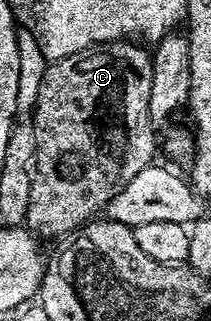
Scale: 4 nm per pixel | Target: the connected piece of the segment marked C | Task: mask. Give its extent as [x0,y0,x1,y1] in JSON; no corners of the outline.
[25,39,157,237]

